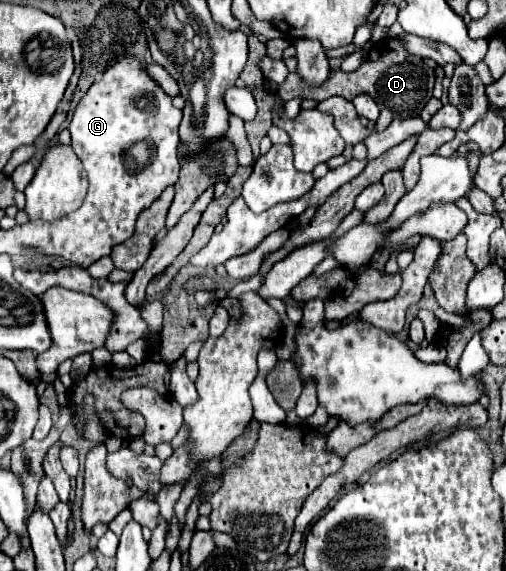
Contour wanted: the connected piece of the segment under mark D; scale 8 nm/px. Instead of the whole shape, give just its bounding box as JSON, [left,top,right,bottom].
[279,38,435,130]

